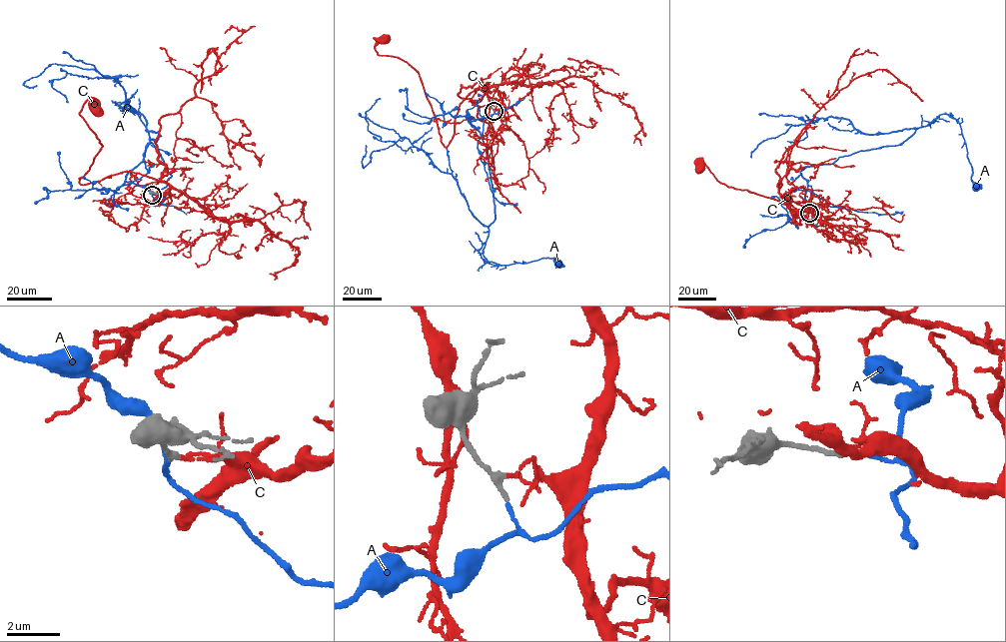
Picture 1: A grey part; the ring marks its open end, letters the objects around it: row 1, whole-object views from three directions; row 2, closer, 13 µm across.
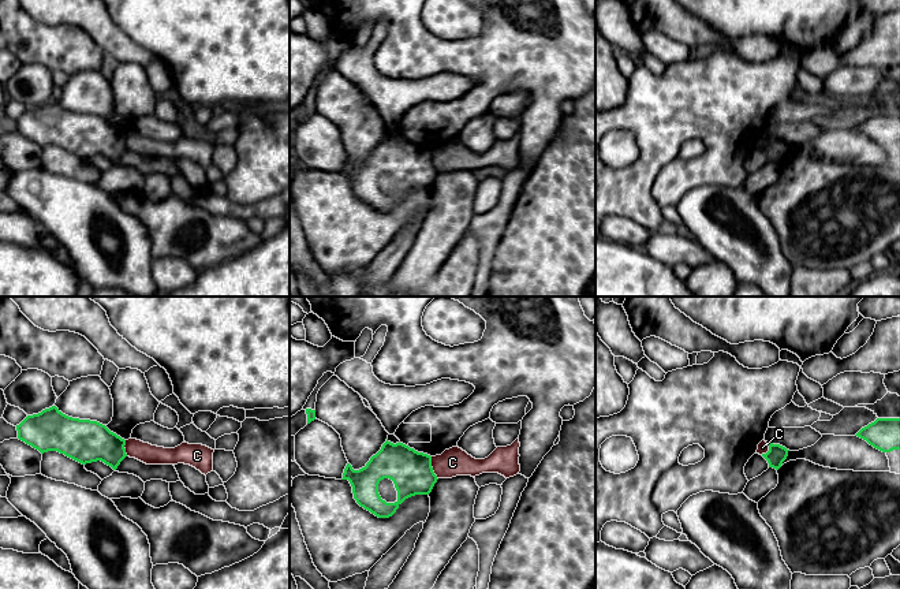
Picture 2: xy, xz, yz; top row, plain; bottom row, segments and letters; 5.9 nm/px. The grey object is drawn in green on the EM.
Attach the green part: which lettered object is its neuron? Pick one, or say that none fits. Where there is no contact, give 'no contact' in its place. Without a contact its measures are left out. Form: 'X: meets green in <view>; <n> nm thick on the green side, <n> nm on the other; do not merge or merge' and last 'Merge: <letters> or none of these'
A: no contact; merge
C: meets green in xz; 240 nm thick on the green side, 170 nm on the other; do not merge
Merge: A

